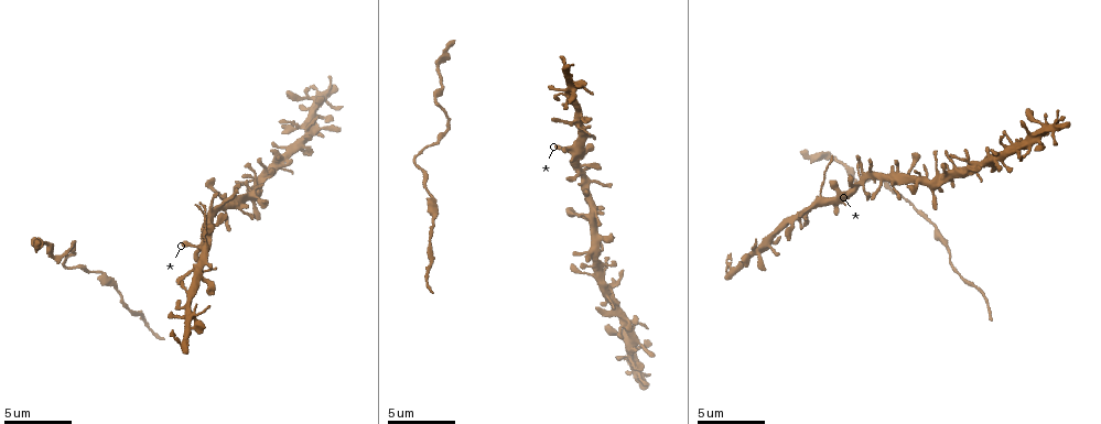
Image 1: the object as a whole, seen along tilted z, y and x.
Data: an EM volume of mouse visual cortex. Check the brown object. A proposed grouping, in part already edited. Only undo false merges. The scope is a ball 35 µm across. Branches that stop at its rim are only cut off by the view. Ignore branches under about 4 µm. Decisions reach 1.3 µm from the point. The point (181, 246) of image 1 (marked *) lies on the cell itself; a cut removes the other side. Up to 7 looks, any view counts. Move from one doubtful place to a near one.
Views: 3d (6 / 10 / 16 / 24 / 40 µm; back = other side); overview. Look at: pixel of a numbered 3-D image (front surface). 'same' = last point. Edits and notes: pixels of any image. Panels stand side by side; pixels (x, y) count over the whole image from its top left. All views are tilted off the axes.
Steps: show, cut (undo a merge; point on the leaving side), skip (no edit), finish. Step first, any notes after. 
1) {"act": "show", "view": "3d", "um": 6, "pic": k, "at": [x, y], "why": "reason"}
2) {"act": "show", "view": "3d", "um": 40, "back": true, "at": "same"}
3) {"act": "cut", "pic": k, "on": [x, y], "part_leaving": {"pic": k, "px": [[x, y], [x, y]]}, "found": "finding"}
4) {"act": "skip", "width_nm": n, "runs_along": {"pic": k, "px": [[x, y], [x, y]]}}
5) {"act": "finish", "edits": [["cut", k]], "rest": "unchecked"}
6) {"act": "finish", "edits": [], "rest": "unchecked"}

{"act": "show", "view": "3d", "um": 6, "pic": 1, "at": [56, 259], "why": "sudden change in width"}

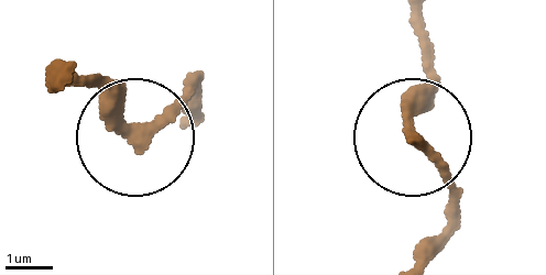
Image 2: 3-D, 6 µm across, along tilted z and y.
{"act": "show", "view": "3d", "um": 6, "back": true, "pic": 2, "at": [137, 130], "why": "other side"}

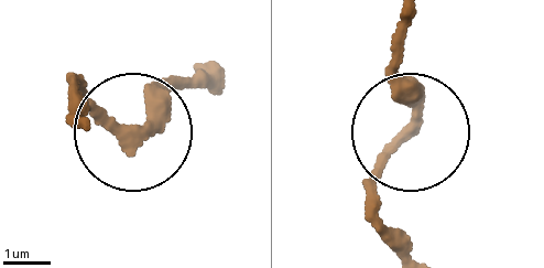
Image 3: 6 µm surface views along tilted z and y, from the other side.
{"act": "skip", "found": "one cell here"}

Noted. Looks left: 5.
{"act": "show", "view": "3d", "um": 10, "pic": 1, "at": [914, 207], "why": "thick turns thin"}

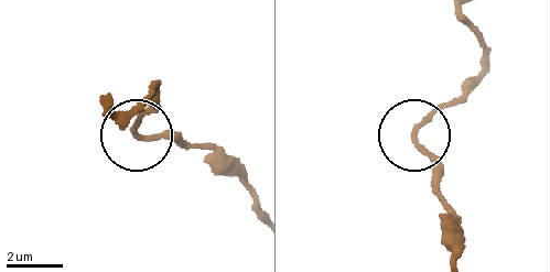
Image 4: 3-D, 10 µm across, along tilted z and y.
{"act": "skip", "found": "one cell here"}

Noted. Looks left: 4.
{"act": "show", "view": "3d", "um": 10, "pic": 1, "at": [117, 289], "why": "calibre changes"}

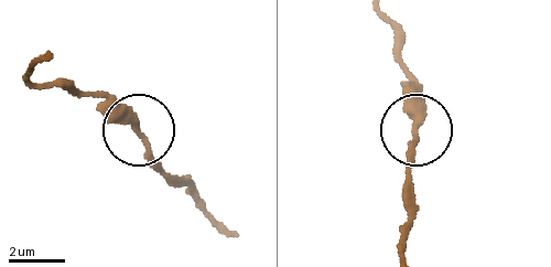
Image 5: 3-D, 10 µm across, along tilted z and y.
{"act": "skip", "found": "all the same cell"}

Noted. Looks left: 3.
{"act": "finish", "edits": [], "rest": "unchecked"}

